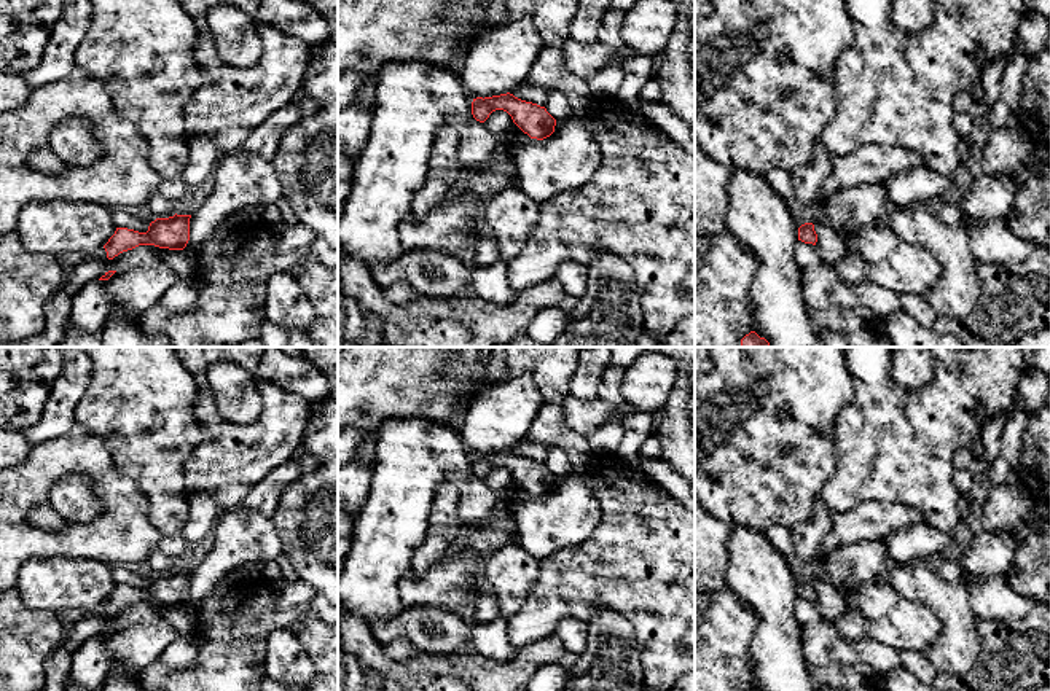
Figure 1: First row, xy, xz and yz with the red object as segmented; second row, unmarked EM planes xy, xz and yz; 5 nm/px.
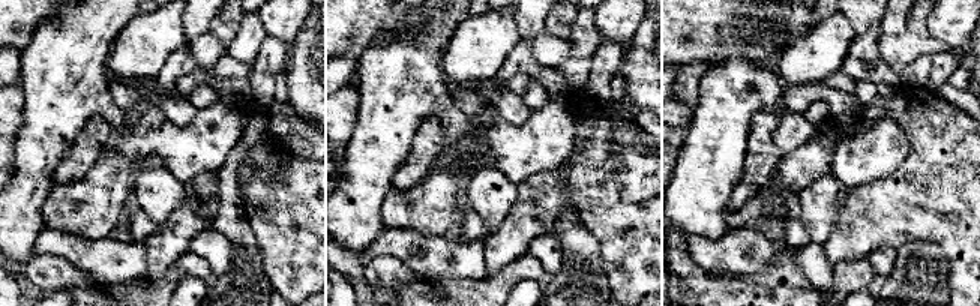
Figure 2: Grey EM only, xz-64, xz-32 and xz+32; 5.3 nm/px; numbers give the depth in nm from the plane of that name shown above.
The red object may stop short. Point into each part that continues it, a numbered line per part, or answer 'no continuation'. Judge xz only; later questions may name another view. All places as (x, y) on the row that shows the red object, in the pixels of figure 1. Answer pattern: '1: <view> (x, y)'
no continuation

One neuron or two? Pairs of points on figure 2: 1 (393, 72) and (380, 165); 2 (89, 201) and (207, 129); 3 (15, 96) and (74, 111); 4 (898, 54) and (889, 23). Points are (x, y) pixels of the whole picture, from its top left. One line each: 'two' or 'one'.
1: one
2: one
3: two
4: two

